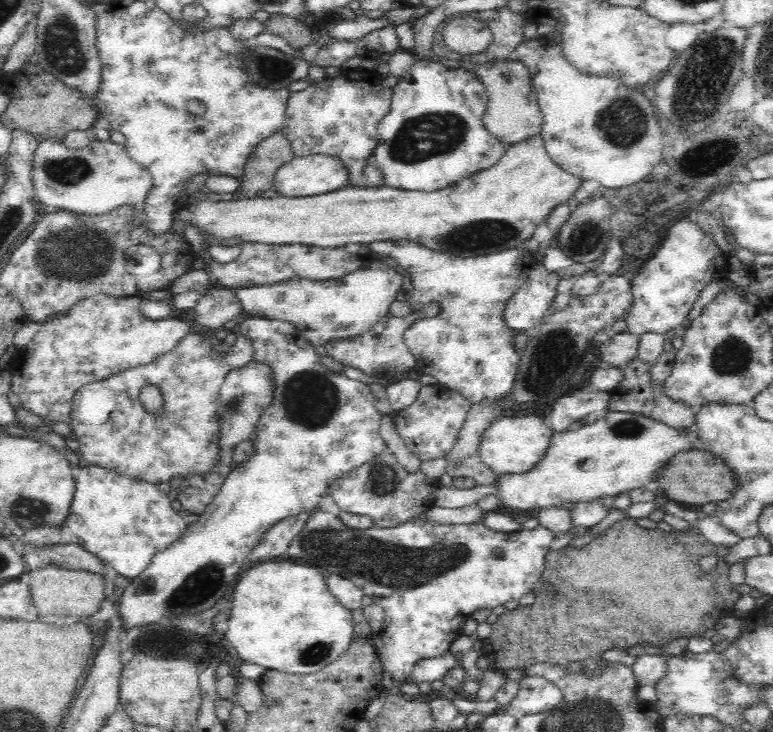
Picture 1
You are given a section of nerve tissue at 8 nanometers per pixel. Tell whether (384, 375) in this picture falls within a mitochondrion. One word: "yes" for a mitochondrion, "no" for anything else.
no

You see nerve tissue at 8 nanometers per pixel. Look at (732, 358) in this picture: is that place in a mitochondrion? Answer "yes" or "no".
yes

